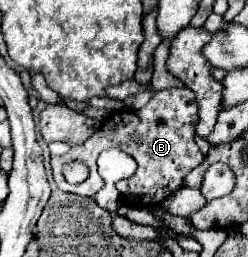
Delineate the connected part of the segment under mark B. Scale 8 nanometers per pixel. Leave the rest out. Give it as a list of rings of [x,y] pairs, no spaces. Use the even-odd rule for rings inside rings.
[[[172,87],[172,89],[158,91],[146,107],[142,107],[138,111],[124,109],[120,113],[110,113],[104,122],[94,132],[94,137],[90,137],[90,141],[86,141],[86,145],[82,145],[82,149],[70,149],[62,157],[52,157],[54,181],[58,183],[58,187],[62,191],[78,193],[84,197],[94,197],[94,193],[104,187],[104,179],[100,177],[98,169],[96,169],[96,159],[102,149],[118,147],[136,159],[138,169],[132,177],[118,181],[116,189],[120,191],[124,203],[138,205],[138,207],[152,207],[152,205],[158,205],[164,199],[168,199],[178,189],[182,189],[186,175],[204,161],[204,155],[200,153],[198,145],[194,143],[196,125],[198,125],[198,103],[196,103],[194,93],[190,93],[190,89],[186,89],[186,87],[182,87],[182,89]],[[68,161],[82,161],[88,167],[88,179],[78,185],[68,183],[62,175],[62,167]]]

